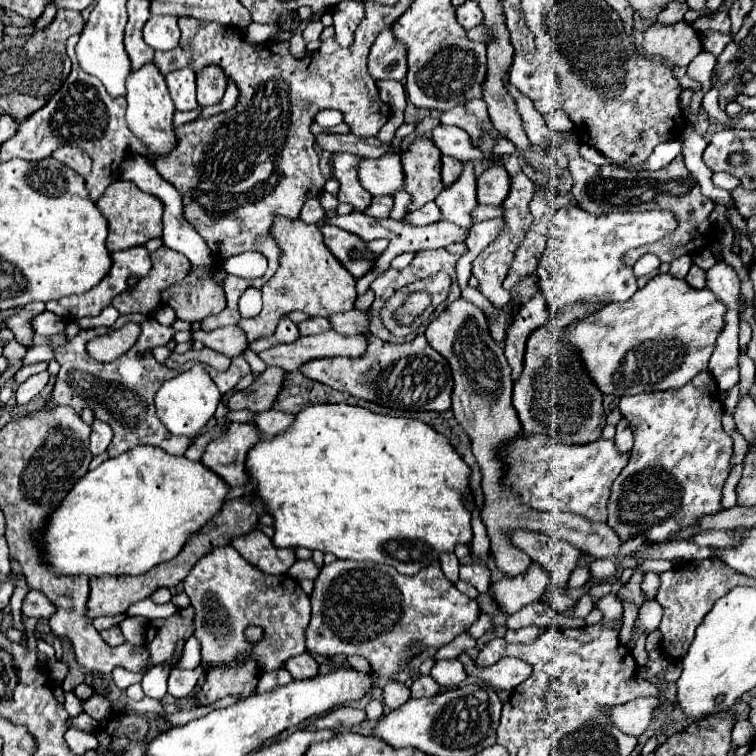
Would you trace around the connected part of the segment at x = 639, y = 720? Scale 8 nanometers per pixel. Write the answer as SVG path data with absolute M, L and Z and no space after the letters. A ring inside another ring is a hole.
M637 698L619 708L611 708L609 716L619 730L631 736L641 736L655 718L655 710L661 706L659 698Z

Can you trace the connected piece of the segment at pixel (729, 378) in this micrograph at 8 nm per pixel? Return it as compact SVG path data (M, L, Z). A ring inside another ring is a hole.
M729 368L725 370L721 376L717 376L717 384L721 390L729 390L731 386L735 386L739 382L739 368Z

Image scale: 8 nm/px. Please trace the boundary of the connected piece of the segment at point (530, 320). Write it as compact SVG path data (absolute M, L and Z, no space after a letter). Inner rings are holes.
M537 290L537 294L523 304L515 314L507 328L507 340L505 340L505 356L511 366L513 380L519 380L523 370L523 354L525 354L525 342L529 334L545 324L551 316L547 314L547 304L543 300L543 292Z

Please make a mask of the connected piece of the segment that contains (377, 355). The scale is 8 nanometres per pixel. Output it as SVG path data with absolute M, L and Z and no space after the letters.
M367 334L367 350L363 356L309 360L299 370L311 380L317 380L335 390L349 392L355 398L369 400L391 410L445 412L451 408L451 368L447 360L427 344L423 334L417 334L411 342L405 344L383 342Z

